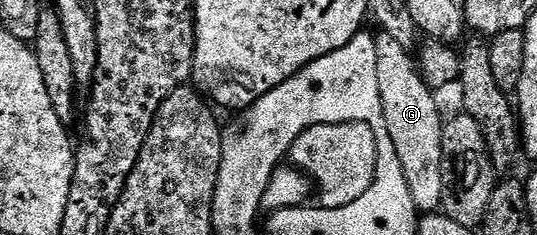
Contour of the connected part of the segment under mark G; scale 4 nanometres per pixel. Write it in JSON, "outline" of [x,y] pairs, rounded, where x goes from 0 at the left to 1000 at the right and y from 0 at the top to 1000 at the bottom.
{"outline":[[[704,132],[698,166],[698,315],[706,332],[706,417],[713,434],[713,502],[721,519],[721,570],[728,570],[728,621],[743,655],[778,906],[812,906],[825,843],[825,489],[814,464],[808,379],[788,349],[764,209],[713,132]]]}

